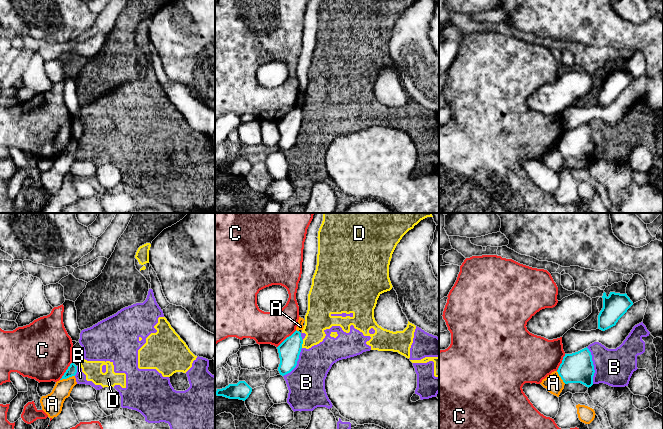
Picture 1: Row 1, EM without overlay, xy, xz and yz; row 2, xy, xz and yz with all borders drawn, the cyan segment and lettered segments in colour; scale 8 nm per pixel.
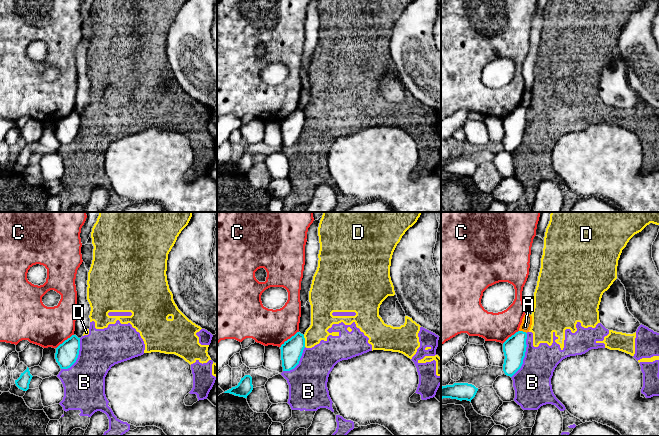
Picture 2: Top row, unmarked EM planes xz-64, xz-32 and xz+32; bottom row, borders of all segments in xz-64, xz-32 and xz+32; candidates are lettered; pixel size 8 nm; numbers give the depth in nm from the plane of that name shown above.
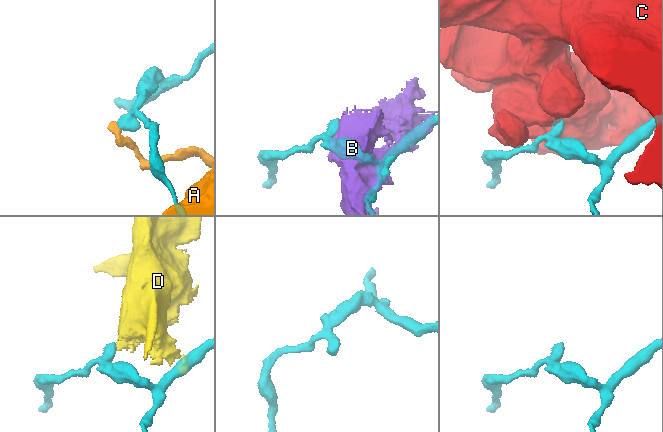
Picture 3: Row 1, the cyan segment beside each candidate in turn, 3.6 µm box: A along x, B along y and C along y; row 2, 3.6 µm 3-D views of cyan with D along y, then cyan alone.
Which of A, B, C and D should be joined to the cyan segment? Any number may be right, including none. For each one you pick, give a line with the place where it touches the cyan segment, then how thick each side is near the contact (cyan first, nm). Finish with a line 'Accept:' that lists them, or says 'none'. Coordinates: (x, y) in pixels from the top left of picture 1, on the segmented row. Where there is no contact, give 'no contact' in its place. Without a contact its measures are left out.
Accept: none

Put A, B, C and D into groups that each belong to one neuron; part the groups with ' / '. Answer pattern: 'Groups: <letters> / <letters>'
Groups: A / B D / C

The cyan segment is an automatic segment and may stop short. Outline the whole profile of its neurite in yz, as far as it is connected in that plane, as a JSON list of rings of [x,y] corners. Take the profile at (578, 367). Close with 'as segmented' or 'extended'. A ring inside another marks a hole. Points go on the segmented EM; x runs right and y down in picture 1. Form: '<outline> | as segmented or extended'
[[[586,347],[572,354],[565,354],[557,372],[565,384],[581,383],[591,387],[595,373],[591,352]]] | as segmented

